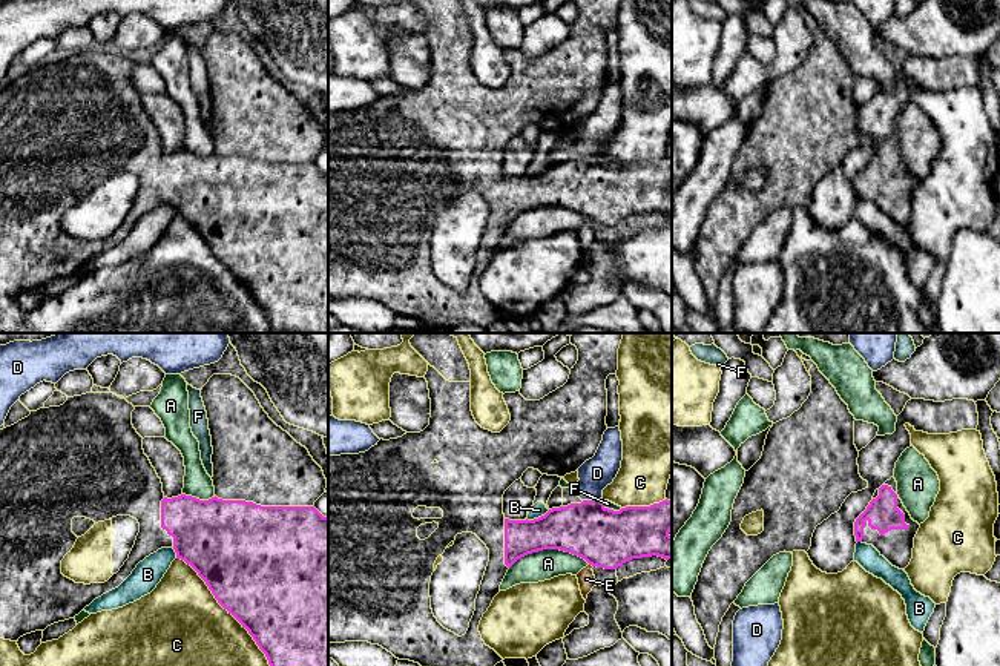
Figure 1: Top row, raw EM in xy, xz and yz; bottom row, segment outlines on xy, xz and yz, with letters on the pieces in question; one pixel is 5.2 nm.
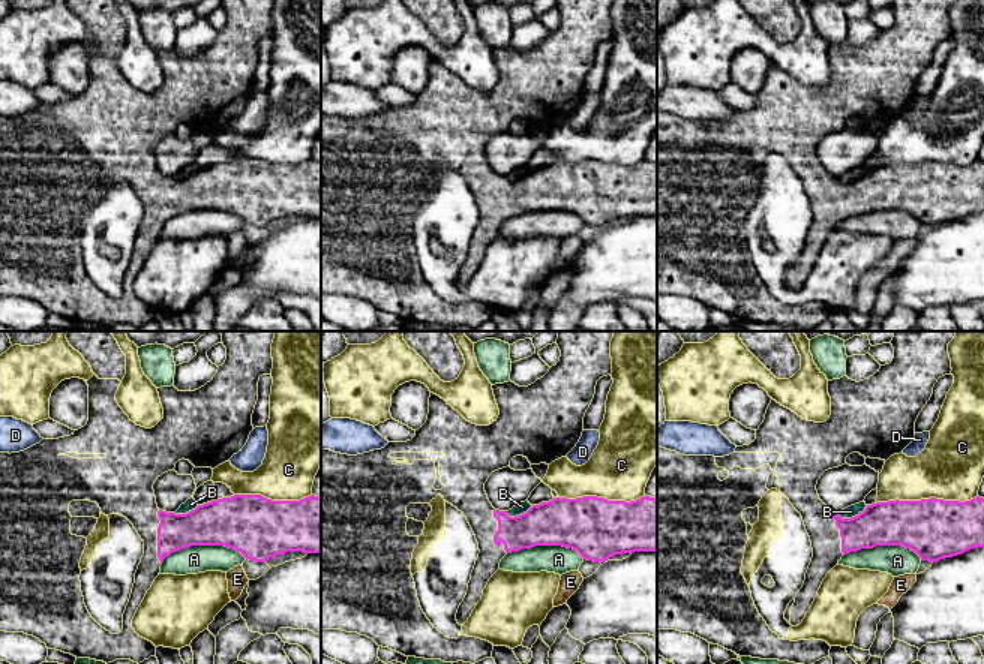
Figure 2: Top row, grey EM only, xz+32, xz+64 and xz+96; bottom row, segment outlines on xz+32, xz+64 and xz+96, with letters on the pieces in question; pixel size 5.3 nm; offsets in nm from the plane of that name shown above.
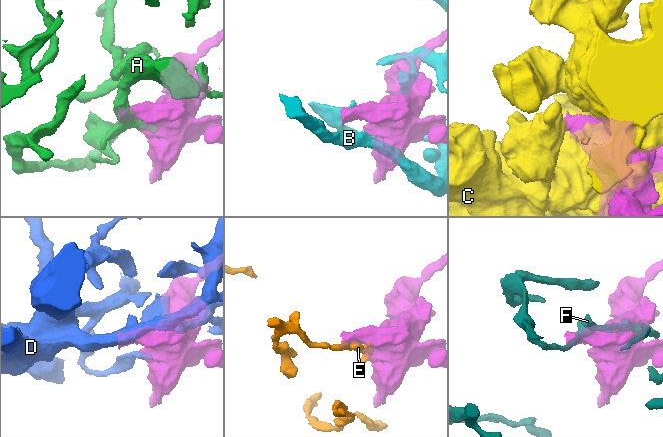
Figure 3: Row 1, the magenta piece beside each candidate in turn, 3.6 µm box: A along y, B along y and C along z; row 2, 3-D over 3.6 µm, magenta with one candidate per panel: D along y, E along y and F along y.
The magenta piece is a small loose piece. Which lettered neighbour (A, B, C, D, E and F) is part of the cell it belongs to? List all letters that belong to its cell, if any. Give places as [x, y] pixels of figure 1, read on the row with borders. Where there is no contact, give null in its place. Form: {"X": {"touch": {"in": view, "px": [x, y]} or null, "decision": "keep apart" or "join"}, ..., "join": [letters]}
{"A": {"touch": {"in": "xz", "px": [549, 548]}, "decision": "keep apart"}, "B": {"touch": {"in": "xz", "px": [539, 517]}, "decision": "keep apart"}, "C": {"touch": {"in": "xy", "px": [226, 608]}, "decision": "keep apart"}, "D": {"touch": {"in": "xz", "px": [592, 499]}, "decision": "keep apart"}, "E": {"touch": {"in": "xz", "px": [591, 563]}, "decision": "keep apart"}, "F": {"touch": {"in": "xz", "px": [611, 510]}, "decision": "keep apart"}, "join": []}

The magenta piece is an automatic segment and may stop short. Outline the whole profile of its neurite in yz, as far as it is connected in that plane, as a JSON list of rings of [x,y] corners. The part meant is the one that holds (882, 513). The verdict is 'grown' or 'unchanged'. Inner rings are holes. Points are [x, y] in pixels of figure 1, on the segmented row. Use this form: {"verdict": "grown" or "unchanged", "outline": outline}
{"verdict": "grown", "outline": [[[894,476],[876,490],[867,509],[854,522],[856,542],[873,545],[893,566],[905,569],[913,559],[914,537],[920,525],[914,522],[897,496]]]}

